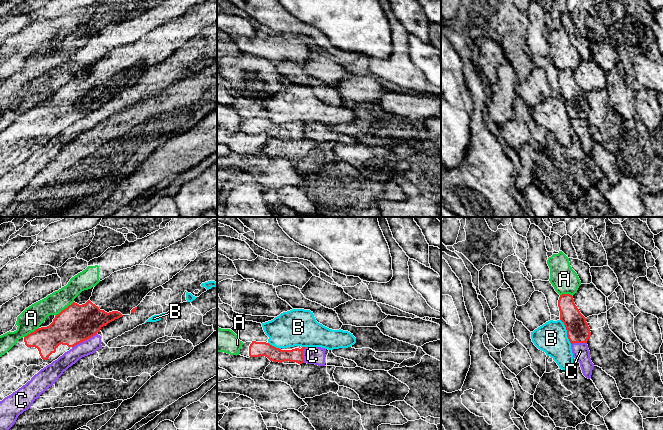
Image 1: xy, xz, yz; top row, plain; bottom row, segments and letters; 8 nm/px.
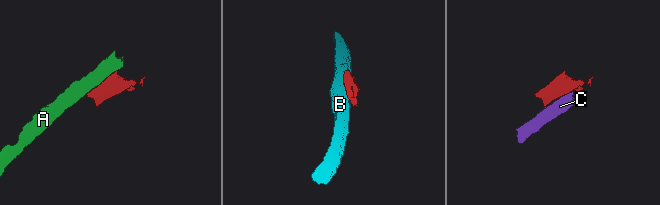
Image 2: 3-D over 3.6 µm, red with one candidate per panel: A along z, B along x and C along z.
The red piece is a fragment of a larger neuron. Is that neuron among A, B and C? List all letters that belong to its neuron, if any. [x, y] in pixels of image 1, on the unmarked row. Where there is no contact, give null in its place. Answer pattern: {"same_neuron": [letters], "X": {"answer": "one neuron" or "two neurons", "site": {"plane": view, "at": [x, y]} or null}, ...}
{"same_neuron": [], "A": {"answer": "two neurons", "site": {"plane": "xy", "at": [65, 84]}}, "B": {"answer": "two neurons", "site": {"plane": "yz", "at": [567, 107]}}, "C": {"answer": "two neurons", "site": {"plane": "xy", "at": [84, 116]}}}

